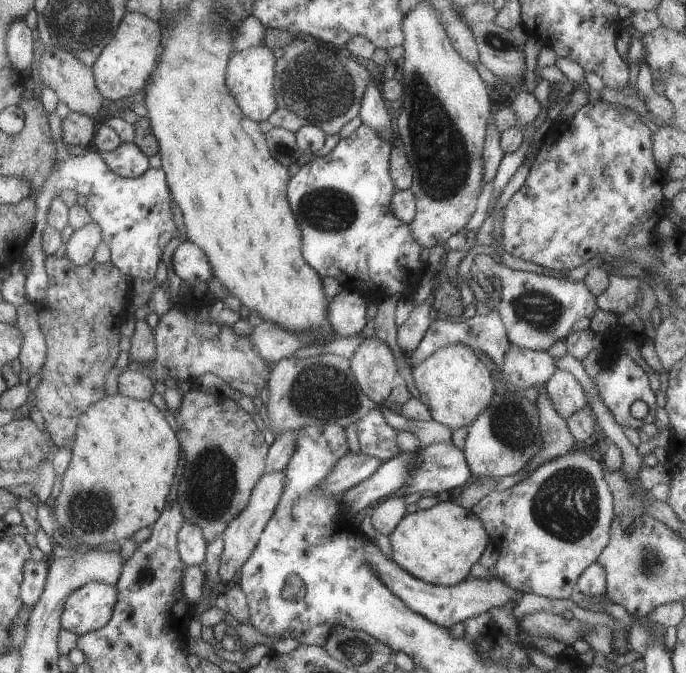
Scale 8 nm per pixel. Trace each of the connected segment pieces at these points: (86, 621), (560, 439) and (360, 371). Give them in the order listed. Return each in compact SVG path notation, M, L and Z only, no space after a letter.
M88 582L68 595L61 614L62 628L79 636L104 628L118 602L115 585Z
M544 386L538 388L538 400L536 403L539 408L539 419L543 436L542 450L538 450L534 454L534 458L524 466L524 468L528 467L528 471L525 472L522 480L526 480L544 462L555 459L556 456L560 457L570 453L578 447L576 438L568 430L568 424L554 410L554 405L548 398L548 392L546 392Z
M367 338L360 344L360 347L356 350L355 354L349 358L352 374L356 377L360 390L374 404L382 406L386 400L388 400L392 393L392 383L398 373L398 367L396 364L396 358L392 354L392 350L378 338Z

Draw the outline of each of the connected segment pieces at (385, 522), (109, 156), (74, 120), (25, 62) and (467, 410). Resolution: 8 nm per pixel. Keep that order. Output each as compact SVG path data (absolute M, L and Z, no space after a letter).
M399 494L388 496L372 508L371 523L378 532L389 536L408 512L407 506L404 496Z
M134 143L120 144L112 152L99 152L108 168L121 177L136 178L150 168L146 156Z
M70 112L61 122L62 141L66 146L92 147L96 134L96 122L86 114Z
M25 19L12 22L12 26L8 28L6 48L10 64L16 72L23 73L30 70L36 49L32 31L26 26Z
M464 344L444 346L424 362L412 368L419 400L426 404L434 421L458 430L470 426L494 398L495 386L490 370L477 356L477 351Z

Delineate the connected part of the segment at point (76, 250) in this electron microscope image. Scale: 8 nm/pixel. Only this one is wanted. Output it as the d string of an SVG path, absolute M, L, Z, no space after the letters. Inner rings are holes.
M92 221L71 234L66 242L65 255L70 262L76 263L76 266L88 264L94 258L94 252L100 246L102 239L100 226Z

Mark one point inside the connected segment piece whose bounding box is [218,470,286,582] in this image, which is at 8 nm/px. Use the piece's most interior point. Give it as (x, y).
(241, 536)

